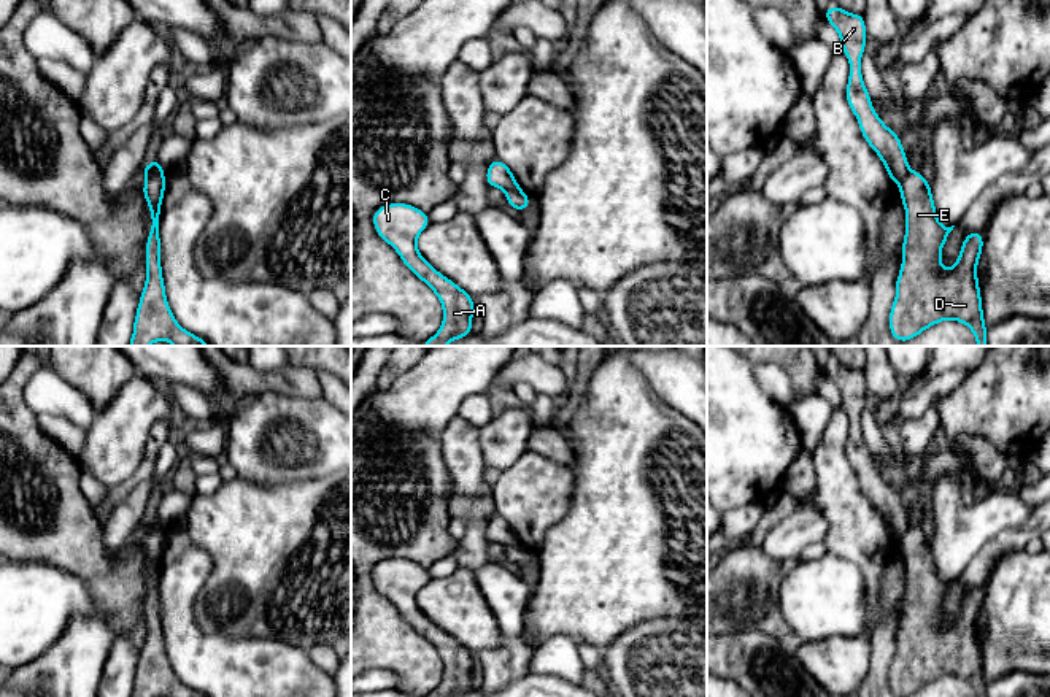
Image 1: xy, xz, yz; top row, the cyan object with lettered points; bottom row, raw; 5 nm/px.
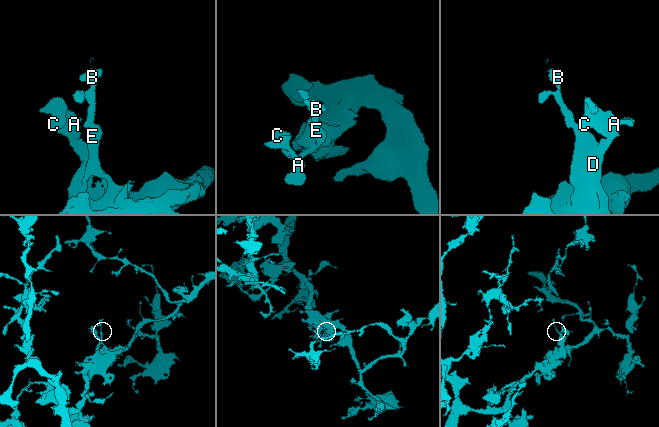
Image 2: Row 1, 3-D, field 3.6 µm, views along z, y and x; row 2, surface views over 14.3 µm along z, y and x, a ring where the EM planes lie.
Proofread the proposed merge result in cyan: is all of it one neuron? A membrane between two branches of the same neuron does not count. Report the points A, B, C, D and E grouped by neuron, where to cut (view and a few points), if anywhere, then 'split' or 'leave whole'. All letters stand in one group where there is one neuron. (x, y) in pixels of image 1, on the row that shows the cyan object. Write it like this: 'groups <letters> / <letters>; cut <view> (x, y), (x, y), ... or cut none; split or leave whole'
groups A C D E / B; cut xy (164, 173), (146, 180); split

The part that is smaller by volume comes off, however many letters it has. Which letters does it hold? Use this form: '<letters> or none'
B

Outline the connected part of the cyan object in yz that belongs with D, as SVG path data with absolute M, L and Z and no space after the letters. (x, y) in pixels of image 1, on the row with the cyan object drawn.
M909 171L907 176L899 184L901 189L901 202L905 208L905 237L902 241L902 264L901 273L896 279L896 298L890 310L890 332L896 341L909 341L920 335L928 327L952 319L959 321L971 327L977 346L986 346L986 325L983 321L982 310L982 297L980 286L977 279L977 264L983 248L983 235L979 232L969 232L961 245L961 251L958 254L958 262L950 268L942 268L940 251L947 241L948 233L953 230L952 227L944 227L939 222L934 200L931 194L931 184L925 179L920 171Z

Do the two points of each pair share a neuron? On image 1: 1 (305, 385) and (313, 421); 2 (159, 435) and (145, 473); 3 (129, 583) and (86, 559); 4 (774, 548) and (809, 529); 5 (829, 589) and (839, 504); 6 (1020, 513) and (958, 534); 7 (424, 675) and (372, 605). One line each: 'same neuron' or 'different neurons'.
1: different neurons
2: same neuron
3: same neuron
4: same neuron
5: different neurons
6: same neuron
7: same neuron

